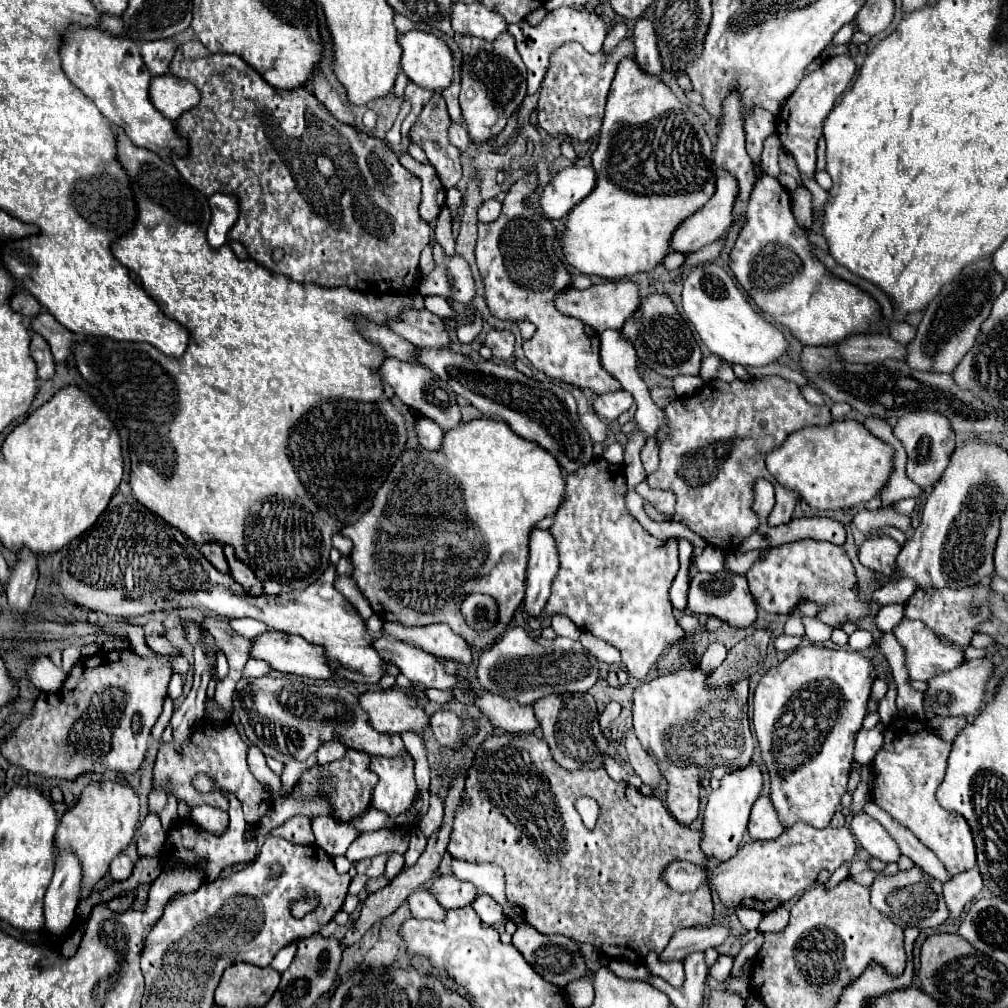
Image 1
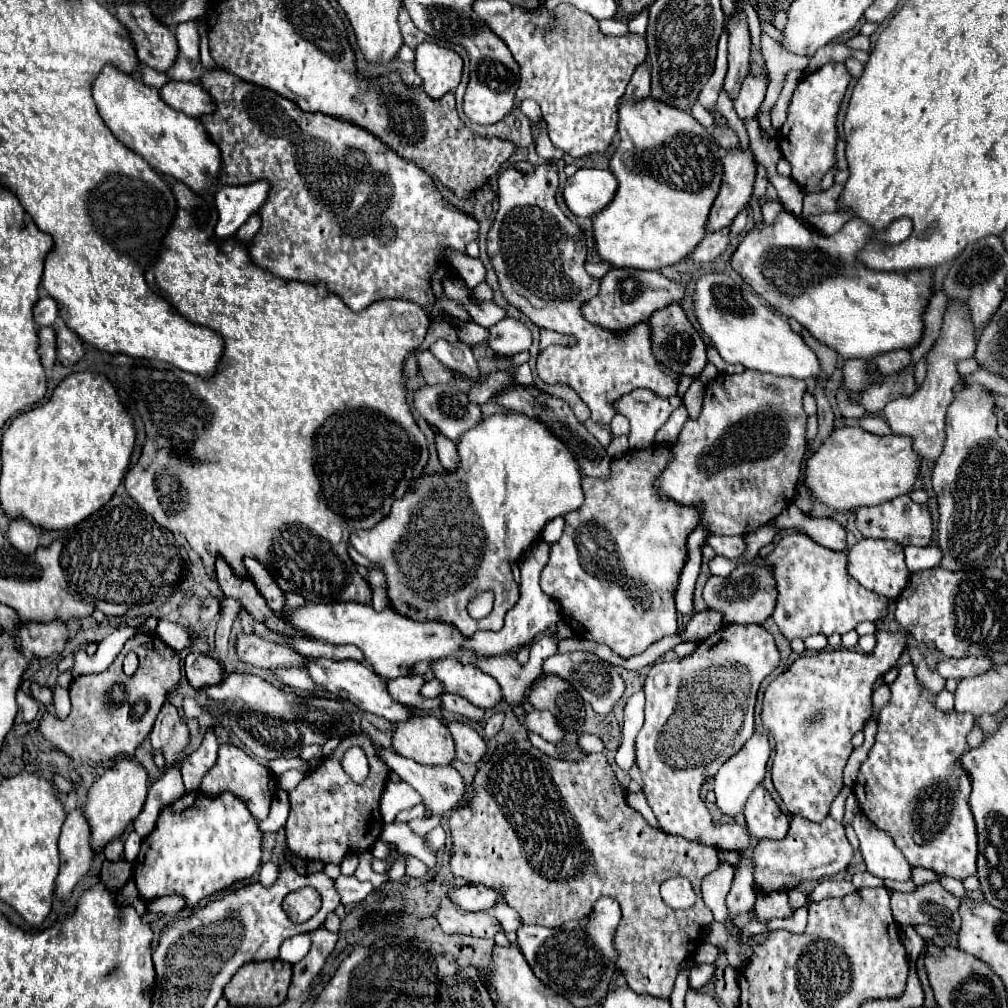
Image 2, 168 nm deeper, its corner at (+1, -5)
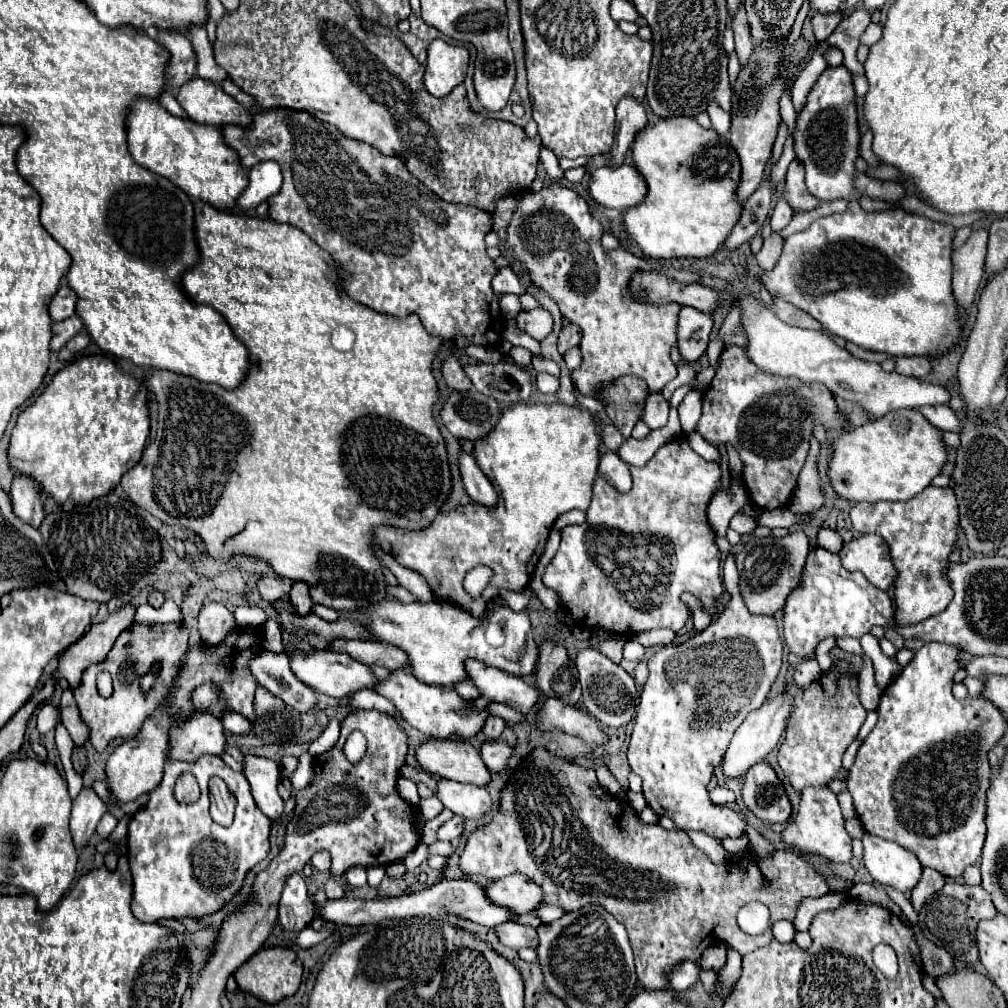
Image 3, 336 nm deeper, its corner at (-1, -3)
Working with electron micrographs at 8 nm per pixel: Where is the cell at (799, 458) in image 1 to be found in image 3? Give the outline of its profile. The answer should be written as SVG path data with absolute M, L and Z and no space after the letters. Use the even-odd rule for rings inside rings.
M915 409L891 411L857 429L843 431L833 443L829 479L835 493L849 501L907 501L921 493L947 463L943 431Z

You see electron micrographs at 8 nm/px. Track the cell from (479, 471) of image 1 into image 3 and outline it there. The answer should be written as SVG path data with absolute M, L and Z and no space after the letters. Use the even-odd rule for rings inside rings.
M563 403L553 405L511 405L503 411L503 417L495 425L495 431L475 443L475 459L477 465L487 473L491 483L499 493L499 503L495 509L487 509L483 505L467 505L457 507L451 513L439 513L429 529L423 531L399 531L393 527L377 527L375 539L379 545L393 553L393 557L403 565L417 573L421 573L433 593L449 603L455 603L463 609L469 609L475 615L481 615L487 603L499 595L499 589L523 591L533 575L533 569L543 553L547 533L553 527L555 519L571 509L585 511L591 503L591 489L597 477L601 457L601 427L597 425L591 411L581 407L571 407ZM477 565L487 565L493 571L491 587L483 591L479 599L469 597L463 587L463 579L467 571Z

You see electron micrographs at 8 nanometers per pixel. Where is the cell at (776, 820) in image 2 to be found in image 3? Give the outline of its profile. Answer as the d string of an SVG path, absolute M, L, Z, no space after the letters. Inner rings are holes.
M767 761L755 763L743 777L743 801L765 823L783 823L791 815L791 803L777 773Z

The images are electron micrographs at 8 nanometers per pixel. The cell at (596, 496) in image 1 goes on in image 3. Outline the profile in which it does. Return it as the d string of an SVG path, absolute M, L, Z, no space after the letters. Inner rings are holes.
M677 435L673 441L665 443L663 447L659 447L659 451L649 459L649 463L645 467L631 467L631 475L633 475L633 489L629 493L619 493L615 491L609 483L605 483L603 477L595 479L593 485L593 501L591 507L587 509L587 521L583 525L567 525L561 531L561 545L555 553L555 557L551 559L551 563L545 569L543 575L543 583L557 591L563 599L563 609L565 613L569 613L569 617L575 621L575 625L583 627L583 629L593 629L593 627L607 627L615 633L641 633L641 631L649 631L649 629L659 629L659 627L667 627L671 631L681 631L691 615L691 609L685 607L685 603L681 601L681 593L707 593L707 611L711 615L715 615L719 611L719 597L723 595L723 585L721 585L721 577L719 577L719 559L721 559L721 551L715 545L715 531L707 521L707 505L711 501L711 497L715 495L715 491L721 485L721 467L717 461L705 461L703 457L699 457L687 443L687 435Z

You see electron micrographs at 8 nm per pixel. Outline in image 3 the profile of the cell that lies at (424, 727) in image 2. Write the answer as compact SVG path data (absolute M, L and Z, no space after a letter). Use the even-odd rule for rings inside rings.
M429 739L417 749L417 763L431 775L485 787L491 773L479 751L469 741L435 741Z

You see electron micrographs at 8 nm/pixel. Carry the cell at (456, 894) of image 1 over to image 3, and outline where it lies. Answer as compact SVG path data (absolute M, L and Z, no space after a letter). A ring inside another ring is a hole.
M521 873L493 881L487 887L487 895L491 895L495 903L511 907L511 911L519 911L519 915L533 913L543 901L541 887Z

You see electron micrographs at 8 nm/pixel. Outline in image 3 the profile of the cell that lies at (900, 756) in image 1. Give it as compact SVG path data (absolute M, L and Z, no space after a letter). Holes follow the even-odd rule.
M925 643L913 657L913 661L901 669L901 673L897 675L897 679L883 691L881 701L879 701L879 721L877 725L871 729L871 733L867 735L867 739L861 743L855 763L847 773L847 789L853 795L853 807L857 813L857 819L861 821L863 829L869 835L877 835L881 839L887 841L895 841L901 847L913 851L923 867L931 867L937 869L941 875L945 877L961 877L965 867L969 865L977 865L981 859L981 847L985 843L985 793L989 789L991 783L991 767L987 761L987 753L995 747L995 743L1003 737L1005 729L1007 729L1007 717L987 699L955 699L953 697L953 677L955 673L961 669L963 665L959 663L959 649L955 645L943 645L943 643Z

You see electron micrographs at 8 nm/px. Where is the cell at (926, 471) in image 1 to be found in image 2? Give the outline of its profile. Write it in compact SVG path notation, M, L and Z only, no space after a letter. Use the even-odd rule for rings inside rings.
M945 313L941 337L937 339L935 347L929 351L927 377L921 389L913 395L899 397L885 407L885 417L893 433L909 437L913 441L913 451L927 463L935 463L943 451L945 417L949 405L953 403L953 387L959 383L959 373L955 369L955 363L959 359L969 359L975 353L975 339L967 329L969 329L969 321L961 321L961 313Z

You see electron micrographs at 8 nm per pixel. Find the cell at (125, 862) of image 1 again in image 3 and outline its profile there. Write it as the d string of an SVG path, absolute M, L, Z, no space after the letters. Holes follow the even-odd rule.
M105 813L105 815L101 817L99 825L97 825L97 833L105 839L105 837L109 837L109 833L111 833L115 827L117 827L117 819L115 819L111 813Z

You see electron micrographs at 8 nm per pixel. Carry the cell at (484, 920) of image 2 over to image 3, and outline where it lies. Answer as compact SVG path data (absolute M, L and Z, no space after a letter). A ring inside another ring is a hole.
M517 921L511 923L503 923L503 927L495 927L499 941L511 949L521 949L521 947L531 947L537 949L539 941L537 941L537 931L533 927L521 925Z

